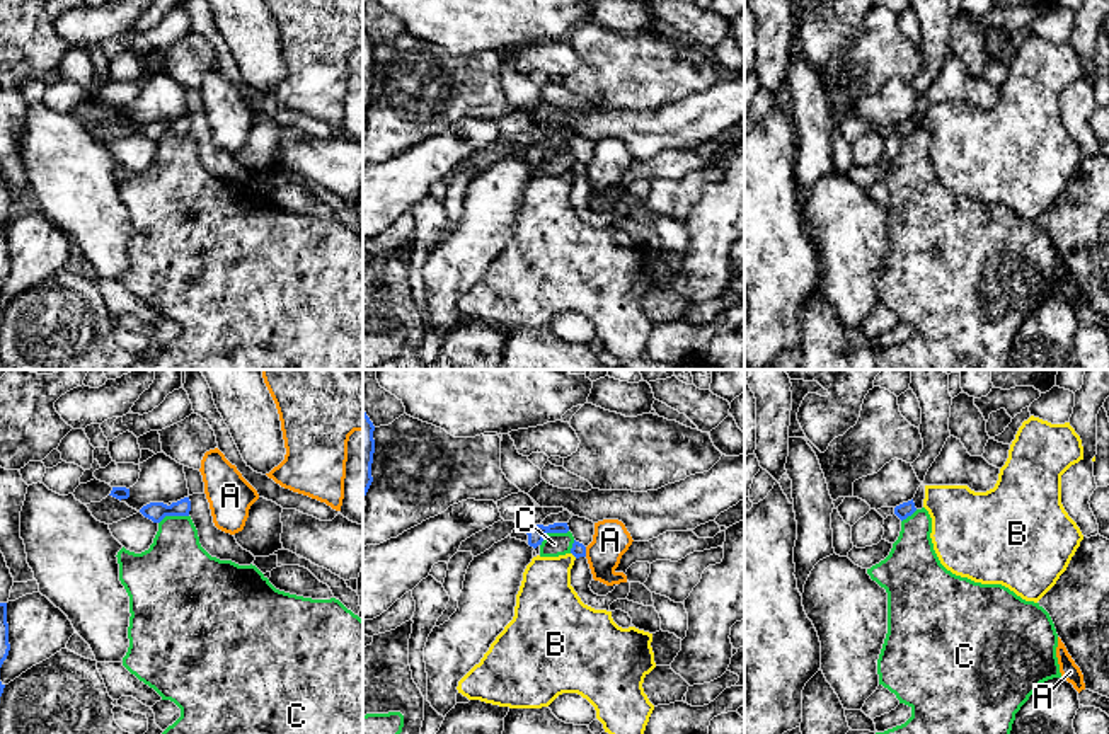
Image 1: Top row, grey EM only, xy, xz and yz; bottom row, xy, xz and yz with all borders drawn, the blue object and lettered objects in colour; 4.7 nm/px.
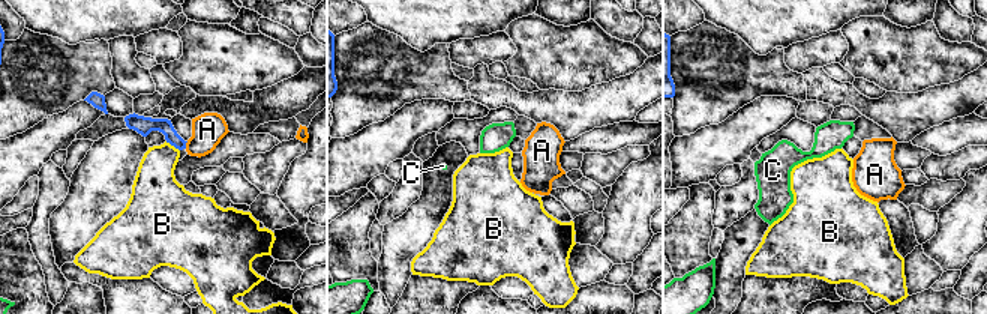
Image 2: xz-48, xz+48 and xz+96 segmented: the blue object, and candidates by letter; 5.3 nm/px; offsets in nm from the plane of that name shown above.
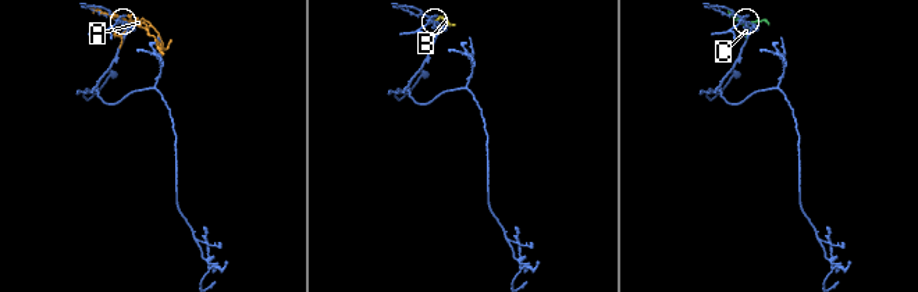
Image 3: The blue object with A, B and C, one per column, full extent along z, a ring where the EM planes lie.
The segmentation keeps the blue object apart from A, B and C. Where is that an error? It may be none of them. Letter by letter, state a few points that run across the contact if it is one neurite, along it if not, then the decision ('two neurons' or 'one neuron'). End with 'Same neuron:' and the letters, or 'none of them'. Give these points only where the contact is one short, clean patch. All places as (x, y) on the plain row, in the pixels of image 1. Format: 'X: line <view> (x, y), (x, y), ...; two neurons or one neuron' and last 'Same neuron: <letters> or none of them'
A: line xz (585, 166), (586, 174); two neurons
B: line xz (571, 171), (576, 176); two neurons
C: two neurons
Same neuron: none of them

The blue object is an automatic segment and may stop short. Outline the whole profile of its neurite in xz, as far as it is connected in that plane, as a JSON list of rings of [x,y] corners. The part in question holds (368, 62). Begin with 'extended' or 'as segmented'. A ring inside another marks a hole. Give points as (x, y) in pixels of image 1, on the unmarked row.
as segmented | [[[363,27],[363,116],[366,114],[373,100],[373,95],[371,95],[371,82],[373,82],[373,72],[375,72],[373,49],[375,49],[375,44]]]

